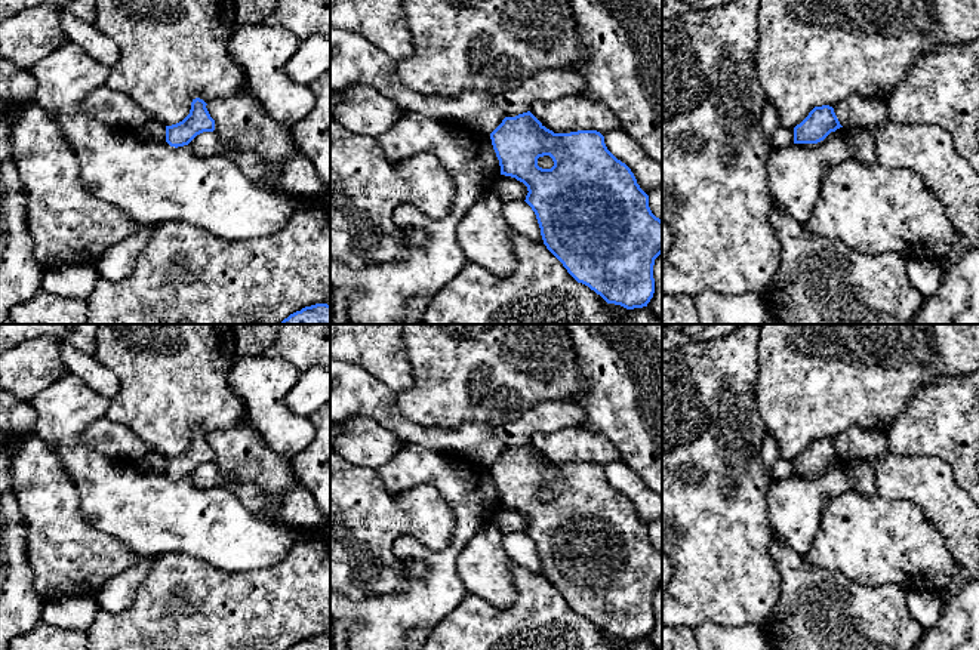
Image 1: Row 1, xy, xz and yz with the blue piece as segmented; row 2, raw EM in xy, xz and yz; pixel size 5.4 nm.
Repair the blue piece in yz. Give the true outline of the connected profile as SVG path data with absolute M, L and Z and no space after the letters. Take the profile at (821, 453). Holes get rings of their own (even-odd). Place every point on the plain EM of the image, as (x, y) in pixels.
M815 438L809 447L794 459L794 475L818 475L840 459L843 458L832 438Z

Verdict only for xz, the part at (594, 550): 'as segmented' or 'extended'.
as segmented

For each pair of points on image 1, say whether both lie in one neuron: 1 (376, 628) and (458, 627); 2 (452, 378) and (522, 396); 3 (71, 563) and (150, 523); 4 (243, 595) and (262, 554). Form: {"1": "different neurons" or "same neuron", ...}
{"1": "different neurons", "2": "same neuron", "3": "different neurons", "4": "different neurons"}

